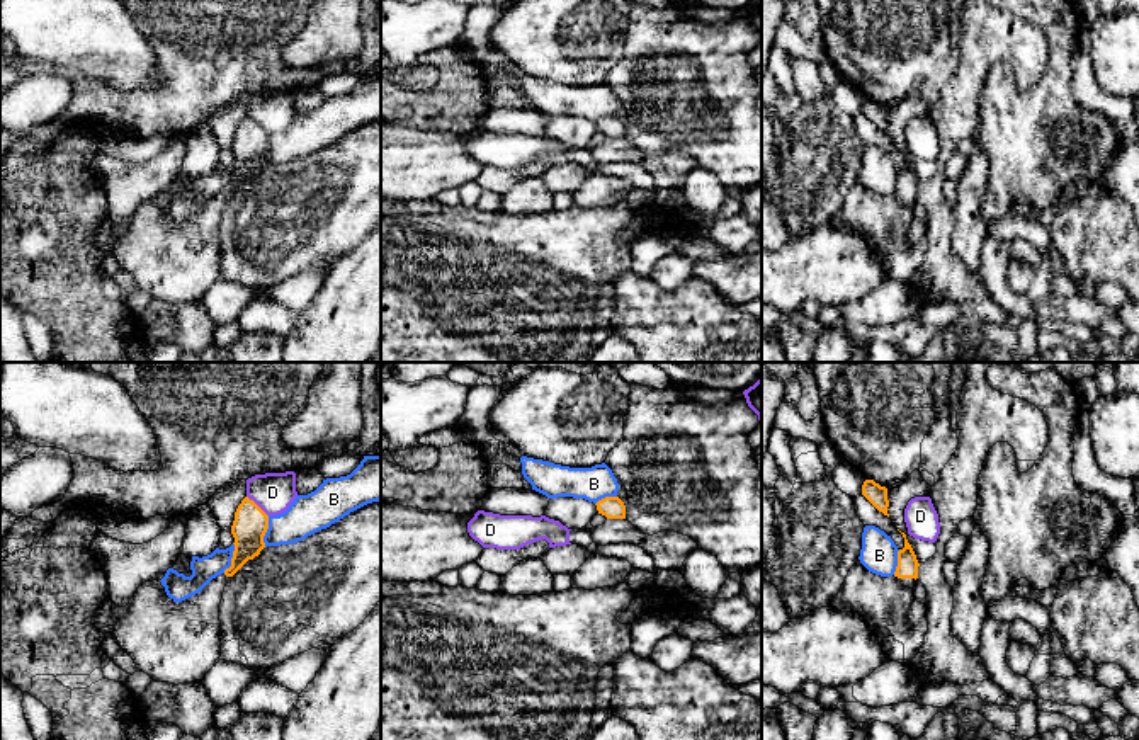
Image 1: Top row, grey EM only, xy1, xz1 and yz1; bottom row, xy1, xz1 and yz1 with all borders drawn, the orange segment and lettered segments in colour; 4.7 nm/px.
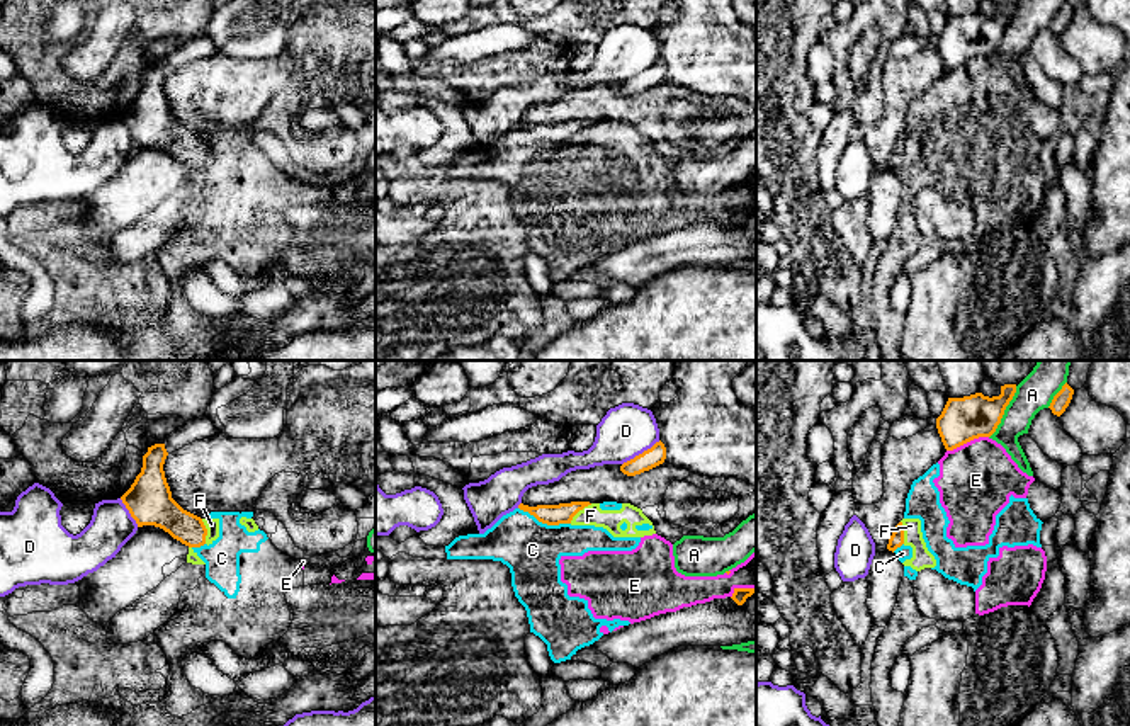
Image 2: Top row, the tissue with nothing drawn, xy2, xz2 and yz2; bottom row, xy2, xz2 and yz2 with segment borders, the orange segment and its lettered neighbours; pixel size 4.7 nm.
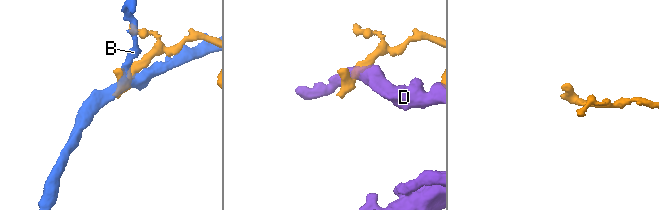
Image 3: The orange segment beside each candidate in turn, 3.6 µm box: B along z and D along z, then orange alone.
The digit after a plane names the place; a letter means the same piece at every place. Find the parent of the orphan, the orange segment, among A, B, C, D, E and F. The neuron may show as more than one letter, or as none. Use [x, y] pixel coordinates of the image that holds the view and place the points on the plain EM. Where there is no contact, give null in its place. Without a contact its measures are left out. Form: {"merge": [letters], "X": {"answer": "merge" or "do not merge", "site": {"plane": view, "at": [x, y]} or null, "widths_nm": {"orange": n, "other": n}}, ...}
{"merge": [], "A": {"answer": "do not merge", "site": {"plane": "yz2", "at": [1003, 31]}, "widths_nm": {"orange": 200, "other": 150}}, "B": {"answer": "do not merge", "site": {"plane": "xy1", "at": [266, 150]}, "widths_nm": {"orange": 160, "other": 190}}, "C": {"answer": "do not merge", "site": {"plane": "xz2", "at": [544, 141]}, "widths_nm": {"orange": 100, "other": 280}}, "D": {"answer": "do not merge", "site": {"plane": "xz2", "at": [643, 72]}, "widths_nm": {"orange": 90, "other": 240}}, "E": {"answer": "do not merge", "site": {"plane": "yz2", "at": [967, 60]}, "widths_nm": {"orange": 200, "other": 360}}, "F": {"answer": "do not merge", "site": {"plane": "xy2", "at": [206, 150]}, "widths_nm": {"orange": 170, "other": 60}}}

